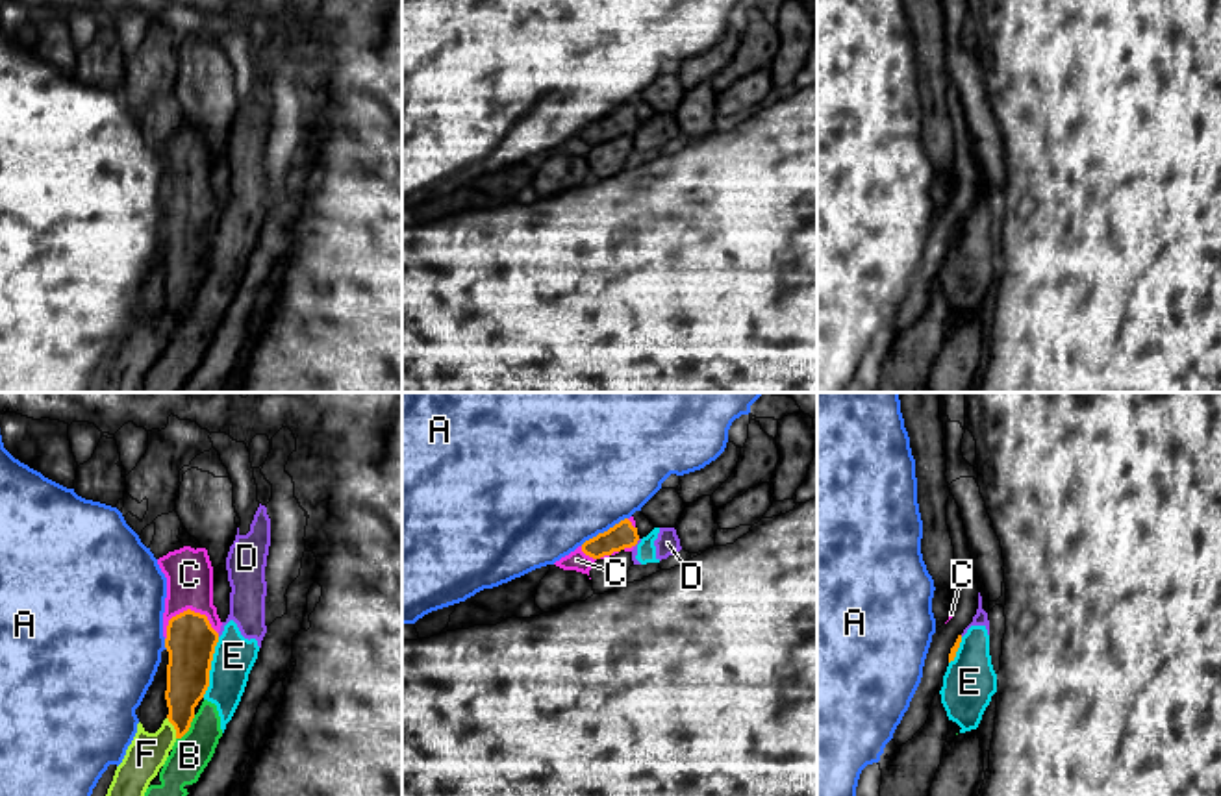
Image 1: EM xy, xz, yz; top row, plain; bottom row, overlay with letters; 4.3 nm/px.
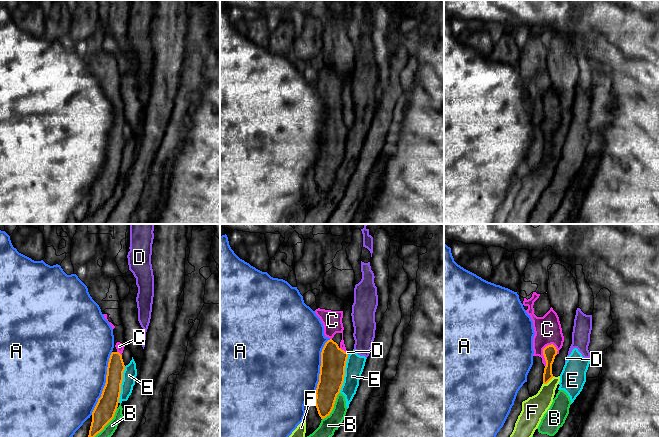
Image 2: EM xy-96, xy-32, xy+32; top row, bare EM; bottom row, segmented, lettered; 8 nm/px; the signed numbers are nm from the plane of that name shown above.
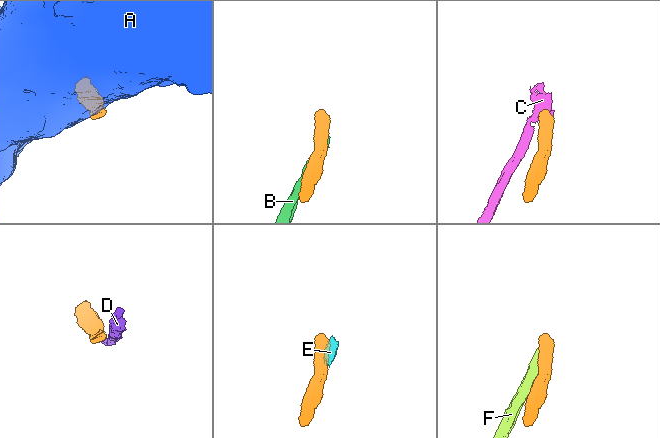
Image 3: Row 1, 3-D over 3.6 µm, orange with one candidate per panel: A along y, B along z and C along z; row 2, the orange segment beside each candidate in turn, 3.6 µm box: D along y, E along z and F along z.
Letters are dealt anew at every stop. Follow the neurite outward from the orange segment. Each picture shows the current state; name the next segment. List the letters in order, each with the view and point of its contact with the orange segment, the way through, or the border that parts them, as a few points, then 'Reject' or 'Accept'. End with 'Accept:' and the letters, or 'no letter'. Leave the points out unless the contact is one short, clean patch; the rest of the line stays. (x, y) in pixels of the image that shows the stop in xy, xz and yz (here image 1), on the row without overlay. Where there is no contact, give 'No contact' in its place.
A: Touches orange at xz (604, 117). Reject
B: Touches orange at xy (189, 311). Reject
C: Touches orange at xy (193, 197). Boundary: xy (165, 211), (173, 202), (193, 195), (202, 198), (217, 219). Reject
D: Touches orange at xz (636, 128). Boundary: xz (640, 124), (634, 132). Reject
E: Touches orange at xy (210, 252). Boundary: xy (219, 223), (213, 234), (210, 271), (202, 282). Reject
F: Touches orange at xy (175, 313). Boundary: xy (167, 302), (176, 323). Reject
Accept: no letter

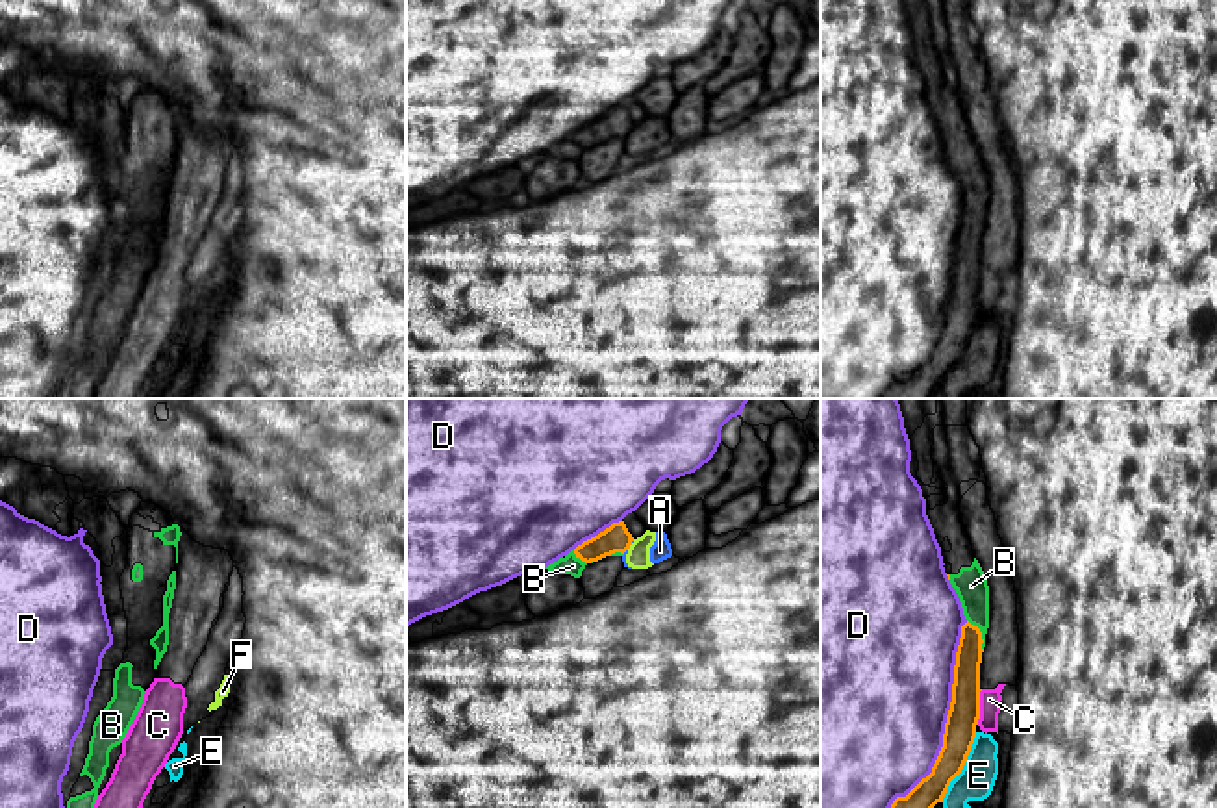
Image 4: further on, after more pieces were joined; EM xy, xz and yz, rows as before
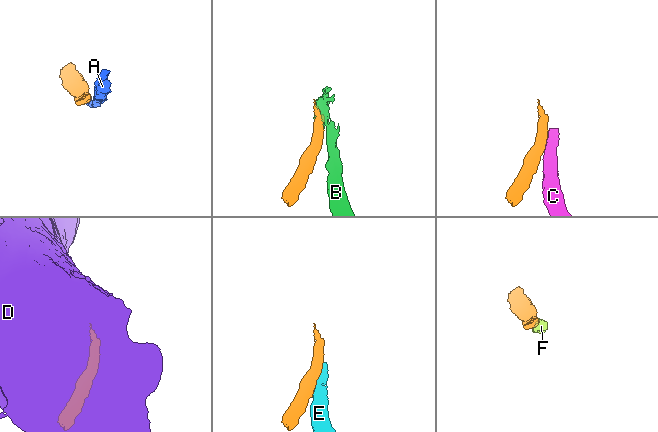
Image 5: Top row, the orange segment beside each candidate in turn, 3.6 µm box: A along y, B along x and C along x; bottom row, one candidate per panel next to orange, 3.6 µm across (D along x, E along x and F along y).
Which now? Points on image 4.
A: Touches orange at xz (625, 136). Boundary: xz (627, 134), (623, 138). Reject
B: Touches orange at yz (980, 219). Boundary: yz (967, 204), (978, 214), (982, 234). Reject
C: Touches orange at yz (978, 291). Boundary: yz (982, 275), (977, 308). Reject
D: Touches orange at yz (947, 306). Reject
E: Touches orange at yz (962, 353). Reject
F: Touches orange at xz (628, 132). Boundary: xz (632, 128), (627, 134). Reject
Accept: no letter

